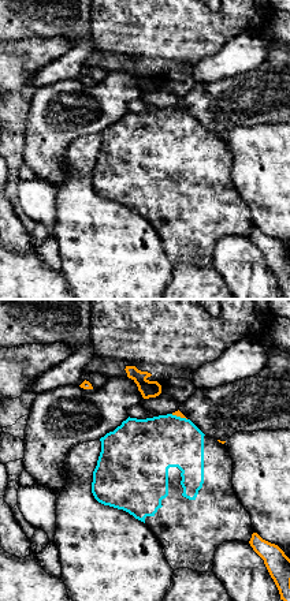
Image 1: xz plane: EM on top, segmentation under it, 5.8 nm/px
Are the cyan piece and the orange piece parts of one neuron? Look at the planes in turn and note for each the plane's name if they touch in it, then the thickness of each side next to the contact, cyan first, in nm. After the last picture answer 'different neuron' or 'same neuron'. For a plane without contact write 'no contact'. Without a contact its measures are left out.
meets cyan in xz; 340 nm thick on the cyan side, 40 nm on the other

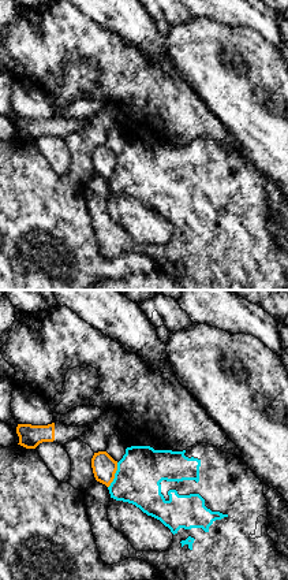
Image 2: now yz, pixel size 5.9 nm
meets cyan in yz; 280 nm thick on the cyan side, 140 nm on the other

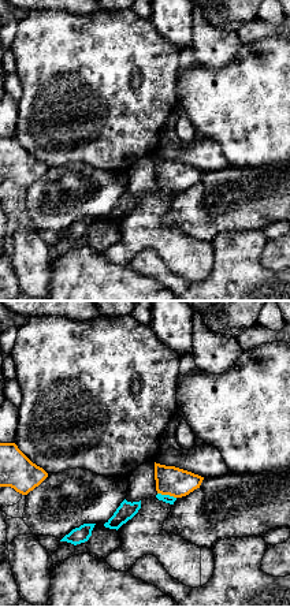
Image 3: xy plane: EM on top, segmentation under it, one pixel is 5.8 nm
meets cyan in xy; 50 nm thick on the cyan side, 170 nm on the other

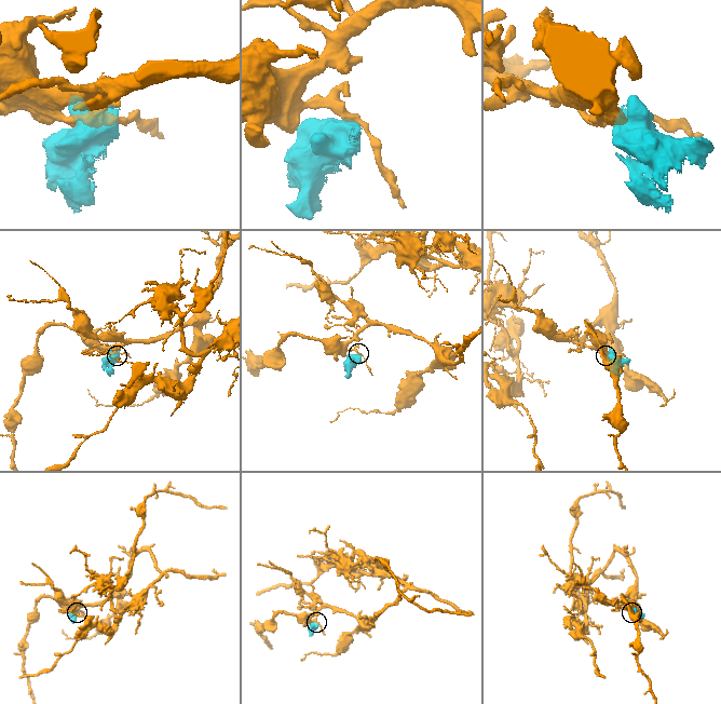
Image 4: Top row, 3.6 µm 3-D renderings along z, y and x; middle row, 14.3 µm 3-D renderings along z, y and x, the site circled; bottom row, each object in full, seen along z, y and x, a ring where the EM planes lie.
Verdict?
different neuron

